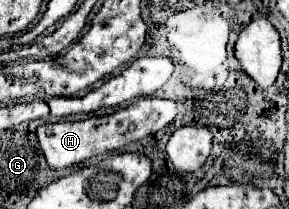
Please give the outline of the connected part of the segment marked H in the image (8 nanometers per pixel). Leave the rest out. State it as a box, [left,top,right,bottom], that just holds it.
[35,99,177,169]

